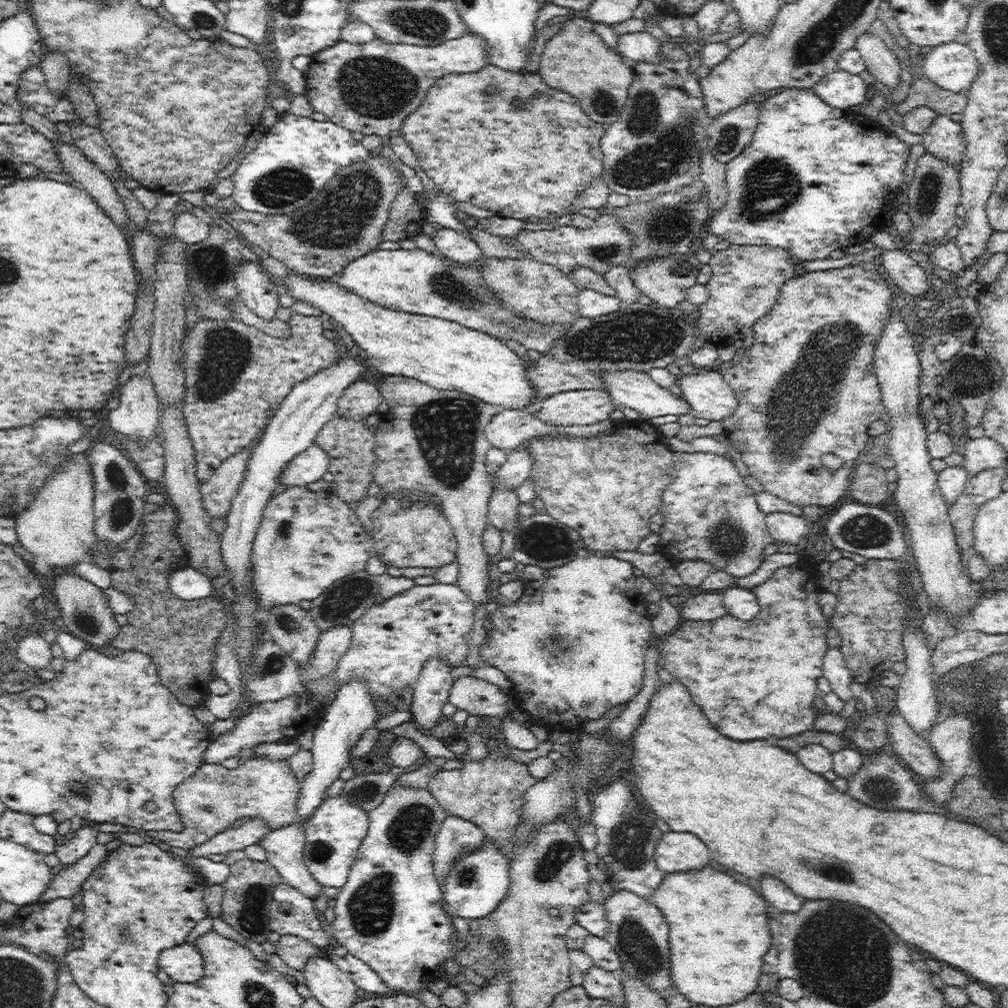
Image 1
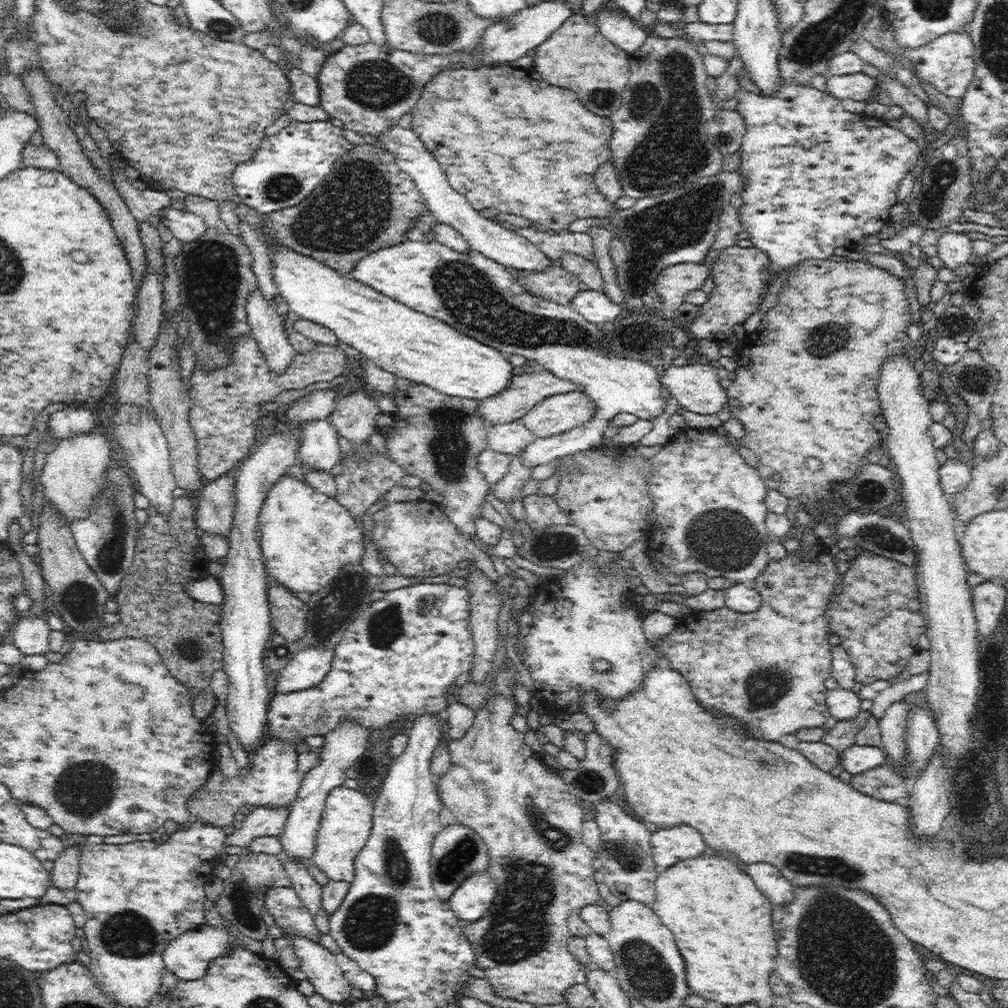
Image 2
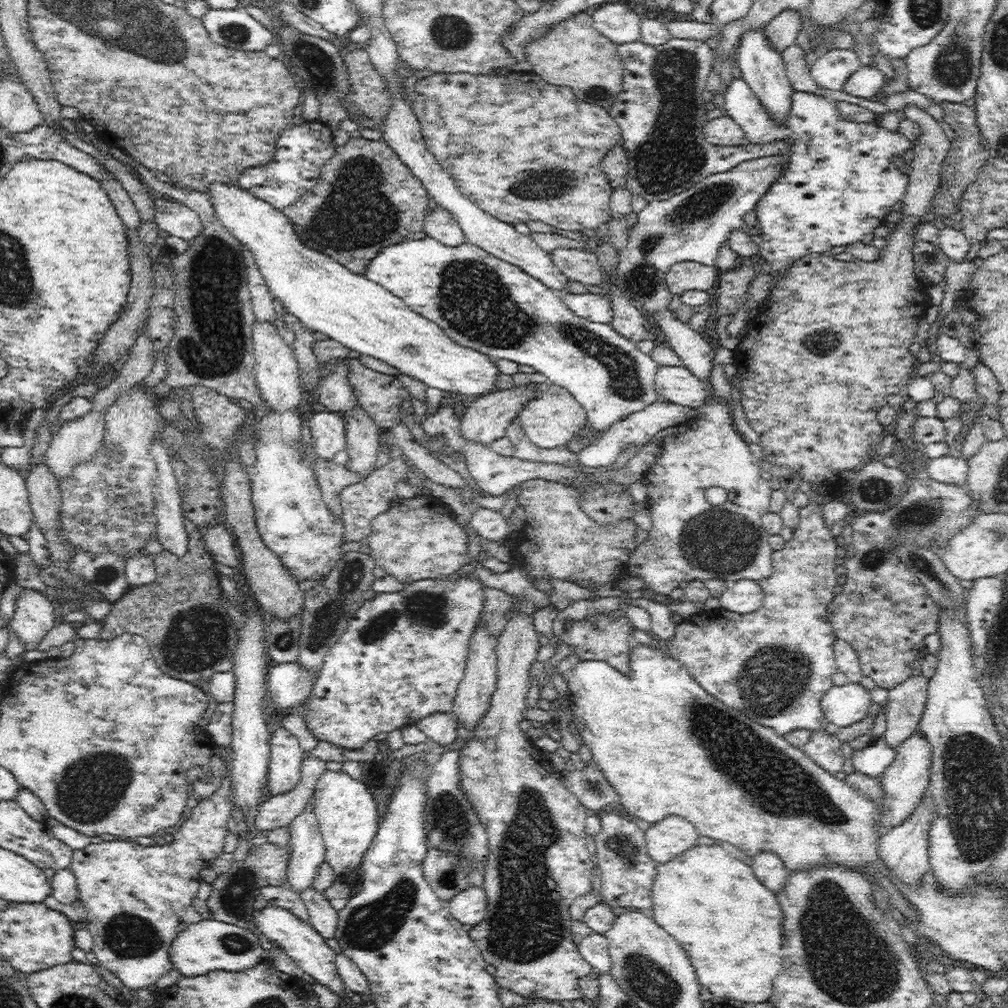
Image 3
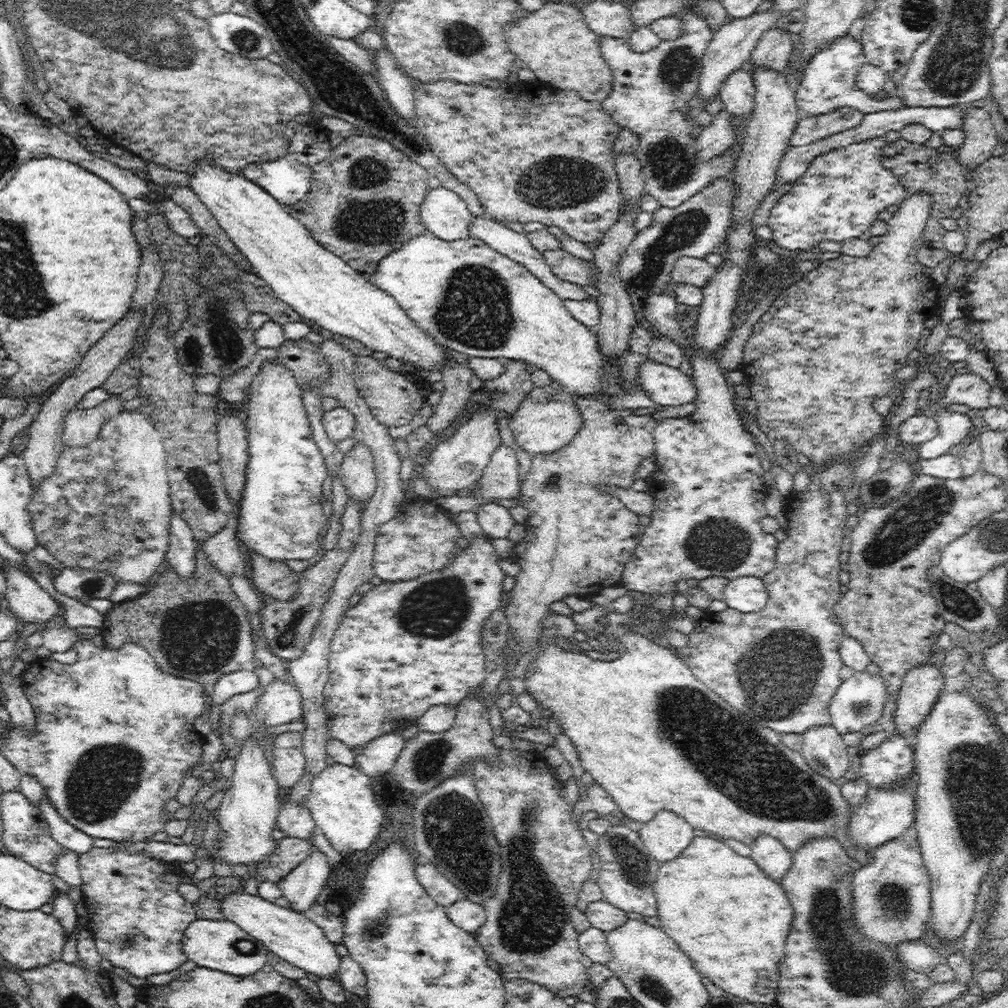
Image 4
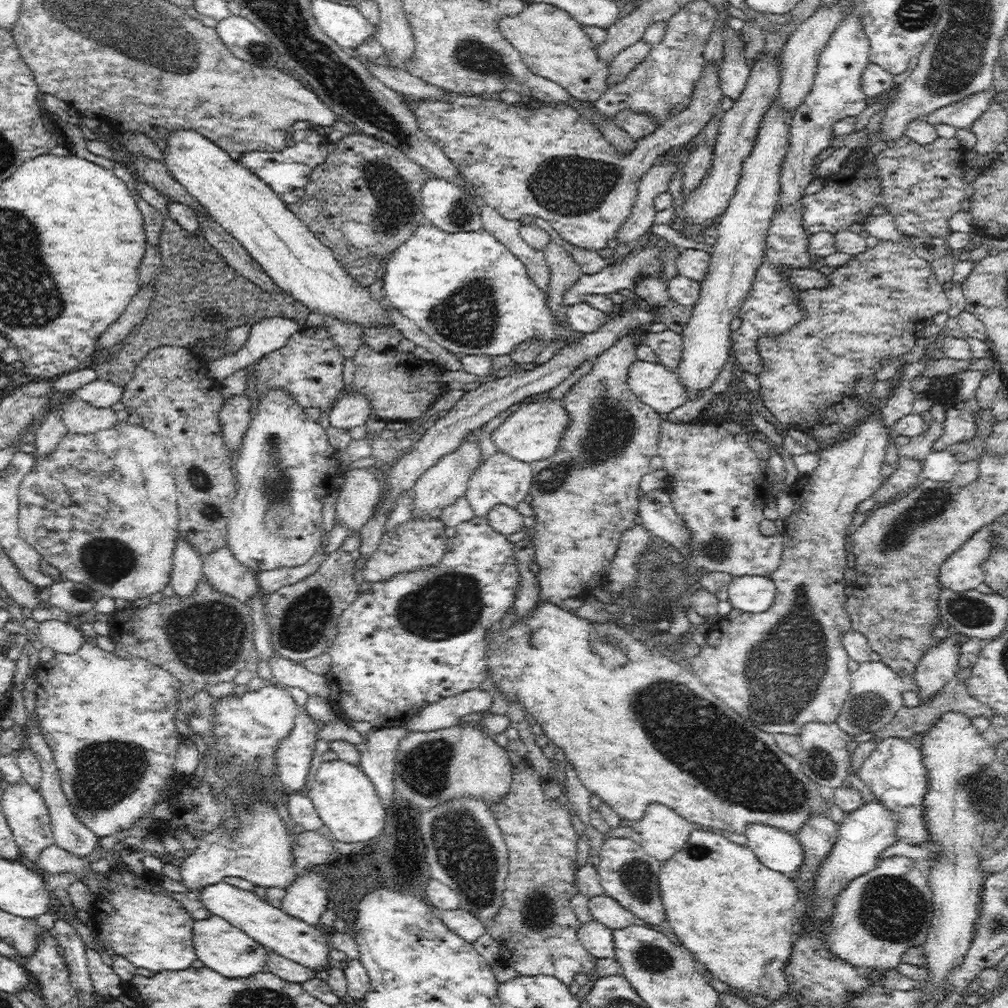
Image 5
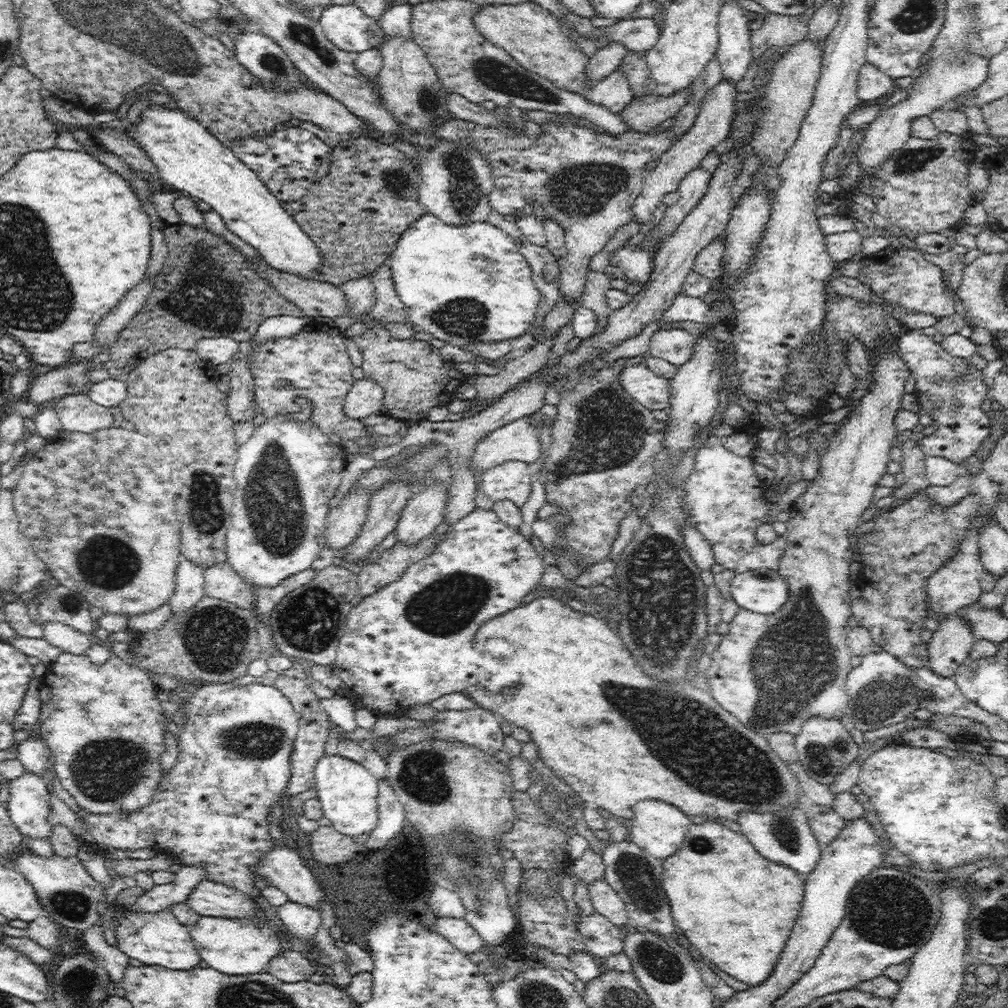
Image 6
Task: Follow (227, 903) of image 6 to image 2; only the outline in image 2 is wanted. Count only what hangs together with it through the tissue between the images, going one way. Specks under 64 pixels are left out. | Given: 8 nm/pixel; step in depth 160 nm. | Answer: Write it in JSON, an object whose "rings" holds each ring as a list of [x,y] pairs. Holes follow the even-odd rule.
{"rings":[[[288,933],[299,960],[299,968],[306,973],[315,992],[329,1003],[347,1004],[351,999],[353,986],[340,969],[335,954],[316,941]]]}

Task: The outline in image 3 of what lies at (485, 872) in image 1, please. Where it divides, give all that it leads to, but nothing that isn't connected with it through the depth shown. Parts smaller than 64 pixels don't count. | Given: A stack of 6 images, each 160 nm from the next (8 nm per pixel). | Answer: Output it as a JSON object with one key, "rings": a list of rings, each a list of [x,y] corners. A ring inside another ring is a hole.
{"rings":[[[471,885],[467,890],[460,892],[448,902],[452,916],[462,924],[476,926],[482,922],[487,906],[488,898],[483,888]]]}

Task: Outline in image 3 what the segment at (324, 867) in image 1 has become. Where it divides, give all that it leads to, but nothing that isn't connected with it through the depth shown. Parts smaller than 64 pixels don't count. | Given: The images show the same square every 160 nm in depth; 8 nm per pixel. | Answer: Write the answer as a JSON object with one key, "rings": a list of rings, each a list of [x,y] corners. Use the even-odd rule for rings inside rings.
{"rings":[[[326,770],[318,779],[312,797],[313,813],[325,843],[325,862],[339,877],[360,868],[362,858],[374,841],[379,826],[372,793],[362,781],[353,779],[348,773]]]}

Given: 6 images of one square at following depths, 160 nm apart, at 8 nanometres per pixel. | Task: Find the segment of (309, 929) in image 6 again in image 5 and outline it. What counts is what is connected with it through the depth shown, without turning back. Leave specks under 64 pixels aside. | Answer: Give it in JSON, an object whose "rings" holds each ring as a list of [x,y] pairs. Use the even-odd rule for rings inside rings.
{"rings":[[[299,872],[291,886],[285,890],[280,910],[312,926],[319,926],[320,916],[327,909],[330,881],[326,875]]]}

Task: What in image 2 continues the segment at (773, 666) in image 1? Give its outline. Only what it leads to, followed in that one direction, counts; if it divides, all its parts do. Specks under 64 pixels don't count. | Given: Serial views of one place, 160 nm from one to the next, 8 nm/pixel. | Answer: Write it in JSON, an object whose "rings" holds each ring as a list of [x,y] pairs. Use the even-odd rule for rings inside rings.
{"rings":[[[818,538],[812,545],[802,545],[800,553],[787,554],[782,560],[774,561],[772,559],[769,561],[766,568],[760,572],[753,584],[762,597],[762,604],[758,610],[747,614],[729,613],[726,607],[710,611],[692,610],[682,617],[678,617],[674,630],[661,638],[660,648],[662,648],[665,657],[668,658],[670,668],[682,673],[684,679],[688,681],[688,685],[690,685],[690,690],[694,693],[696,701],[700,702],[702,706],[712,708],[714,712],[716,710],[722,710],[724,716],[734,716],[736,720],[744,722],[750,728],[752,736],[758,736],[758,738],[769,741],[790,741],[793,739],[795,732],[798,732],[800,728],[816,728],[822,726],[831,716],[825,703],[827,689],[824,687],[824,682],[832,676],[832,646],[828,641],[828,632],[831,629],[829,620],[825,617],[825,612],[830,602],[830,595],[834,592],[834,586],[839,583],[840,578],[840,574],[836,571],[834,553]]]}

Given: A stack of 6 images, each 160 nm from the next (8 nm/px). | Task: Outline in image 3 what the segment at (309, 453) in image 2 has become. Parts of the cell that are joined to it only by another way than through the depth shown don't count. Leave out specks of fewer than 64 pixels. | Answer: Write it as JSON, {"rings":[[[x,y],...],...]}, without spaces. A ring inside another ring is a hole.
{"rings":[[[324,411],[310,418],[311,442],[317,456],[332,461],[334,455],[345,449],[345,420],[334,411]]]}

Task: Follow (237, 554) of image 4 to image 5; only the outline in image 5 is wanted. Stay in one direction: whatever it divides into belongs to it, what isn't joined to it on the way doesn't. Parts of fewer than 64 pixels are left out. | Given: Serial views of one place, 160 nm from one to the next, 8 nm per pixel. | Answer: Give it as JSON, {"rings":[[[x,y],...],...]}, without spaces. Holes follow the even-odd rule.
{"rings":[[[222,546],[210,554],[204,554],[202,562],[203,576],[216,590],[224,594],[246,603],[248,598],[256,596],[256,592],[260,591],[252,569],[240,564],[227,546]]]}

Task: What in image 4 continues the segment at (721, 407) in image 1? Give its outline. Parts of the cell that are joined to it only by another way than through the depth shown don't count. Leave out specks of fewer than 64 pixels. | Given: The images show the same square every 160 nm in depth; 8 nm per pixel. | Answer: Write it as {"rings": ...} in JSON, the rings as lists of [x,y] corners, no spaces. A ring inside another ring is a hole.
{"rings":[[[649,359],[640,367],[640,387],[660,407],[681,406],[697,397],[696,386],[686,374]]]}

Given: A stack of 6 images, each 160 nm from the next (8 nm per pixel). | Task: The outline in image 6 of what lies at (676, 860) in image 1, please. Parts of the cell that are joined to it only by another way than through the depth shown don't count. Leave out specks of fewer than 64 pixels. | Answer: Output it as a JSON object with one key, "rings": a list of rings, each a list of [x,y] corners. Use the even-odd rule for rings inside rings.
{"rings":[[[646,799],[633,806],[632,827],[628,828],[628,840],[647,854],[664,860],[680,850],[691,826],[692,823],[683,810],[664,801]]]}

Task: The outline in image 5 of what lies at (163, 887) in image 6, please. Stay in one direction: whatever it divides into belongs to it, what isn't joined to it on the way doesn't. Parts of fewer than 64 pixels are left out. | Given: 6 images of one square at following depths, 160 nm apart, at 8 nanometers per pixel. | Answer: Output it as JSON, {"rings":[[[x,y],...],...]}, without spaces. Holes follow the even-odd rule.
{"rings":[[[259,796],[247,811],[234,805],[240,822],[236,831],[218,826],[213,832],[202,835],[199,846],[191,856],[181,864],[179,880],[189,891],[200,891],[206,886],[223,881],[223,878],[240,877],[252,882],[256,887],[278,887],[288,889],[299,870],[294,865],[293,848],[289,832],[277,813],[277,809],[268,801],[268,797]]]}

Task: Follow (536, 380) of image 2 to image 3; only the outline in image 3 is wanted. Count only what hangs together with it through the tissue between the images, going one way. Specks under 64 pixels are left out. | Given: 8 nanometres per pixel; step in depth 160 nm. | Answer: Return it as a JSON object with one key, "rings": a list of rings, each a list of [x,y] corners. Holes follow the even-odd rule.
{"rings":[[[529,383],[525,386],[514,386],[509,390],[498,390],[492,394],[470,399],[460,424],[462,436],[466,440],[490,447],[496,438],[505,436],[508,426],[512,424],[512,418],[516,418],[520,414],[520,410],[535,396],[538,396],[538,384]]]}

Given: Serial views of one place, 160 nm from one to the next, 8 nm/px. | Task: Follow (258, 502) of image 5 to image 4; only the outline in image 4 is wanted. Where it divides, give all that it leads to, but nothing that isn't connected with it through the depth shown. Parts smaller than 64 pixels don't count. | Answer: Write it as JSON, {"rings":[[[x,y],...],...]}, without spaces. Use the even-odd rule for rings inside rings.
{"rings":[[[268,361],[253,379],[246,391],[247,404],[242,410],[248,416],[248,464],[246,469],[246,488],[239,506],[239,525],[237,538],[260,556],[274,560],[297,560],[304,563],[323,550],[320,532],[326,526],[326,516],[322,513],[322,484],[327,479],[328,469],[324,457],[314,442],[312,429],[307,420],[307,411],[303,404],[303,390],[296,383],[296,377],[286,366]]]}

